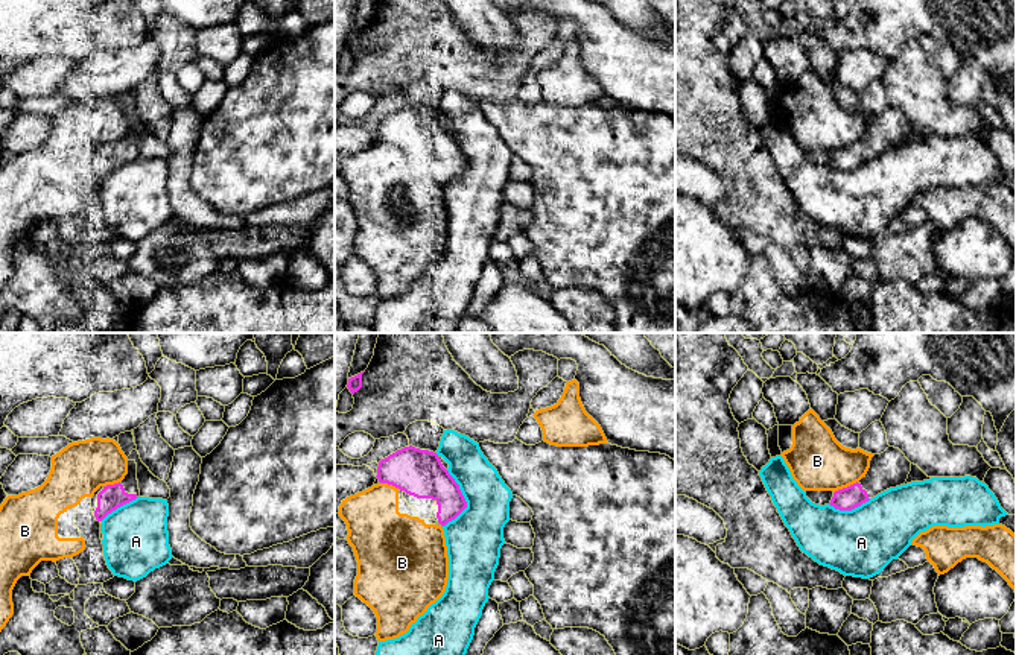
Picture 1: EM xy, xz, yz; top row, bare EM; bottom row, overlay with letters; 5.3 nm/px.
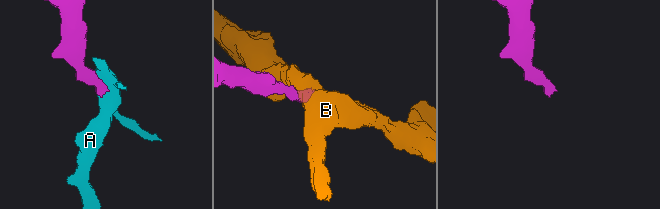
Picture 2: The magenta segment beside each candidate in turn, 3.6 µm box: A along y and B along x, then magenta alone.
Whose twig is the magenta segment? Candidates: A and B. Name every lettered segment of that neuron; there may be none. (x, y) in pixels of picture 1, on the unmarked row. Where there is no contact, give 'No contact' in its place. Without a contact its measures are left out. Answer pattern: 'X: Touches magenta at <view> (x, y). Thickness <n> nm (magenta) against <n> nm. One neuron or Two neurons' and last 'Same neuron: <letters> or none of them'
A: Touches magenta at xz (464, 160). Thickness 220 nm (magenta) against 300 nm. Two neurons
B: Touches magenta at yz (844, 148). Thickness 120 nm (magenta) against 300 nm. Two neurons
Same neuron: none of them

